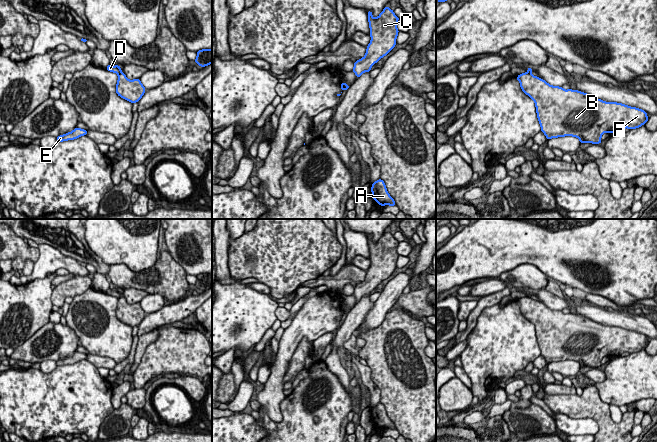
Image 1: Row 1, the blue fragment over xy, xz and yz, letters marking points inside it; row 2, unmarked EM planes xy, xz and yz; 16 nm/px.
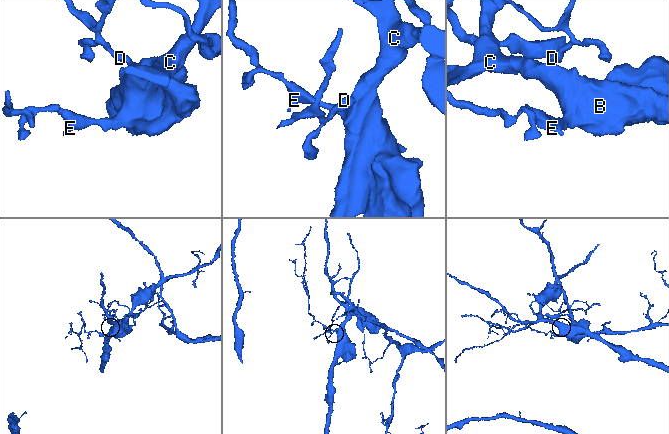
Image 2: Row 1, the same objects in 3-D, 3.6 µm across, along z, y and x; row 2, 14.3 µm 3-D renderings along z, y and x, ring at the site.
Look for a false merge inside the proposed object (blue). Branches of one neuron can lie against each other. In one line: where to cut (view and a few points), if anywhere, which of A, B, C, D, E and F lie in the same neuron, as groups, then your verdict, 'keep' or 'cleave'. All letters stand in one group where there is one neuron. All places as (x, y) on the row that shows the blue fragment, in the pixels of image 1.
cut in xy along (121, 72), (118, 74); A B C E F / D; cleave

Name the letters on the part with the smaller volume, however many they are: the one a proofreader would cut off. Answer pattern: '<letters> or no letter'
D

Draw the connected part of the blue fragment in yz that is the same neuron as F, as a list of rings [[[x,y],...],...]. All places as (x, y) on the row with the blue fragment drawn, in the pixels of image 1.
[[[529,72],[517,76],[522,91],[527,94],[536,106],[537,117],[541,126],[541,131],[545,134],[547,140],[551,138],[573,136],[580,140],[580,143],[600,144],[601,136],[605,133],[618,133],[624,128],[635,129],[645,124],[649,117],[644,110],[630,107],[616,102],[605,102],[589,94],[577,90],[564,90],[563,87],[552,86],[543,79],[532,75]]]

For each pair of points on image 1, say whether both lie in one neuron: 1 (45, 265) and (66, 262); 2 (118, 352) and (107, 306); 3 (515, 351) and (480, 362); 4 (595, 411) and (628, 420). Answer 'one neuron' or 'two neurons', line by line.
1: one neuron
2: one neuron
3: one neuron
4: one neuron

